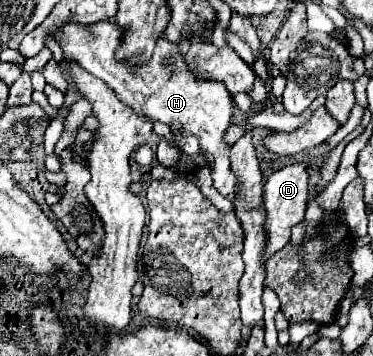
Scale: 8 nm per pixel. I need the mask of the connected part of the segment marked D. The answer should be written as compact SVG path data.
M297 162L297 164L289 164L281 170L277 170L275 174L269 176L265 190L263 190L263 198L265 198L265 208L267 208L267 222L265 222L265 232L267 232L267 248L265 248L265 256L269 258L273 256L277 250L281 250L289 238L291 238L291 228L297 226L307 210L309 204L309 174L307 174L307 164Z

